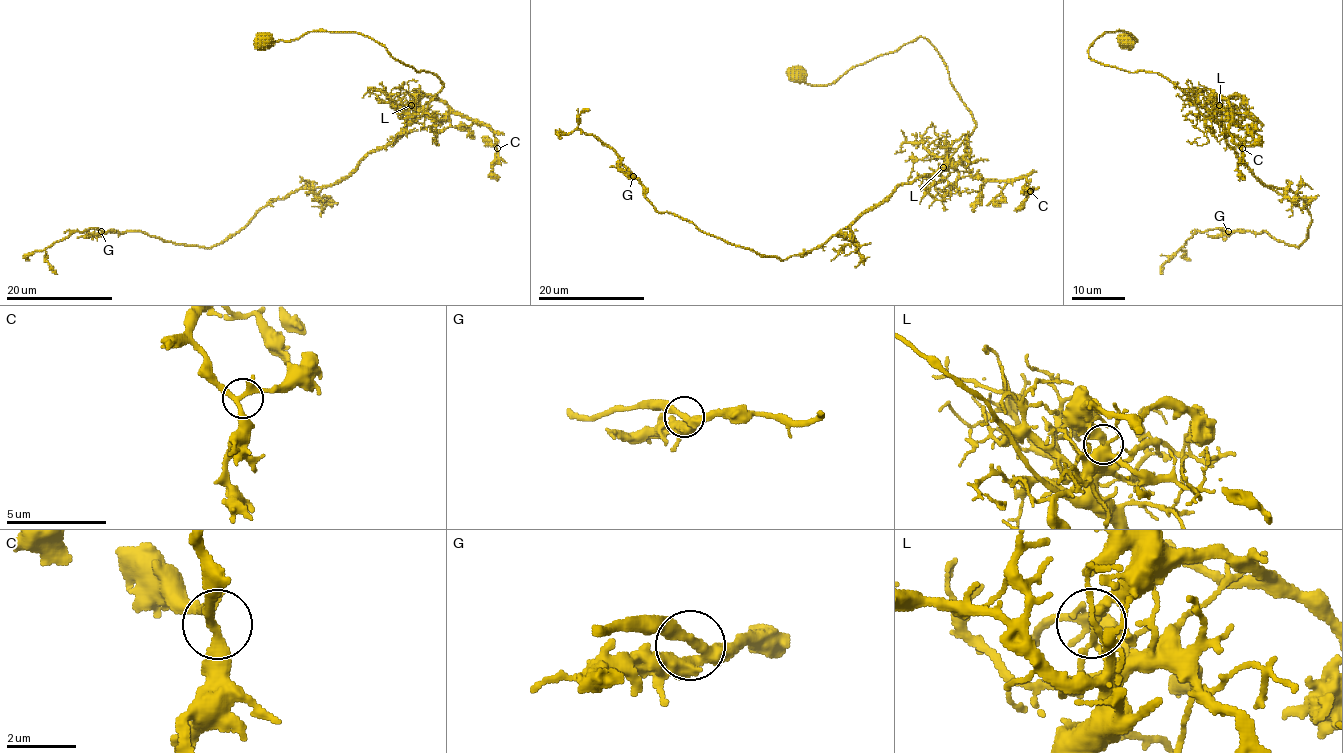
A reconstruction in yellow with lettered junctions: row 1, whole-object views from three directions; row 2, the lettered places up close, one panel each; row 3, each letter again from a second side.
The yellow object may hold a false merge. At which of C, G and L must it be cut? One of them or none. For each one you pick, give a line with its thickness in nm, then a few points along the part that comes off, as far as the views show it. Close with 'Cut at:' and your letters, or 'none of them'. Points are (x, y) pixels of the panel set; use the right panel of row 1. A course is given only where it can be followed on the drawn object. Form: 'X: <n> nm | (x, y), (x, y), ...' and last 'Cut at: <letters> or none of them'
L: 240 nm | (1218, 105), (1216, 103), (1218, 95), (1230, 107), (1229, 132), (1241, 151), (1238, 173), (1245, 180)
Cut at: L

